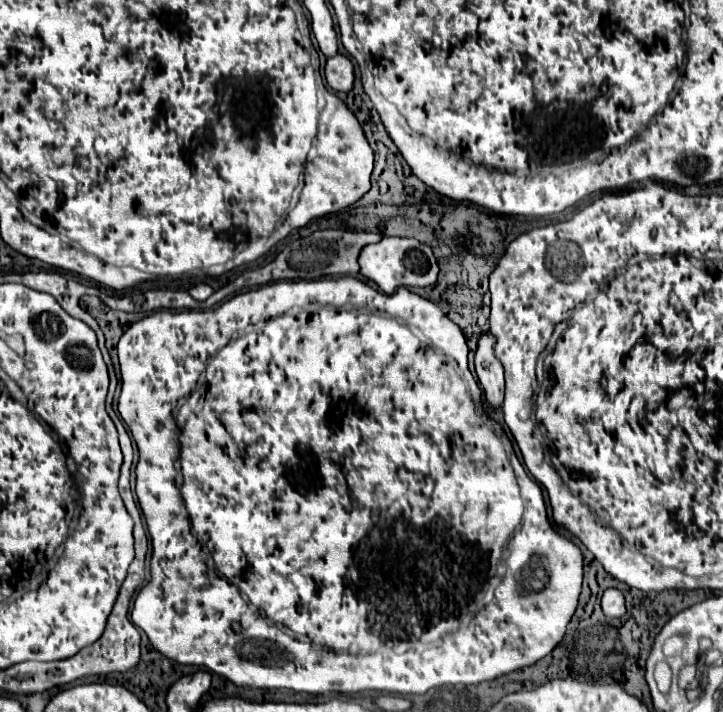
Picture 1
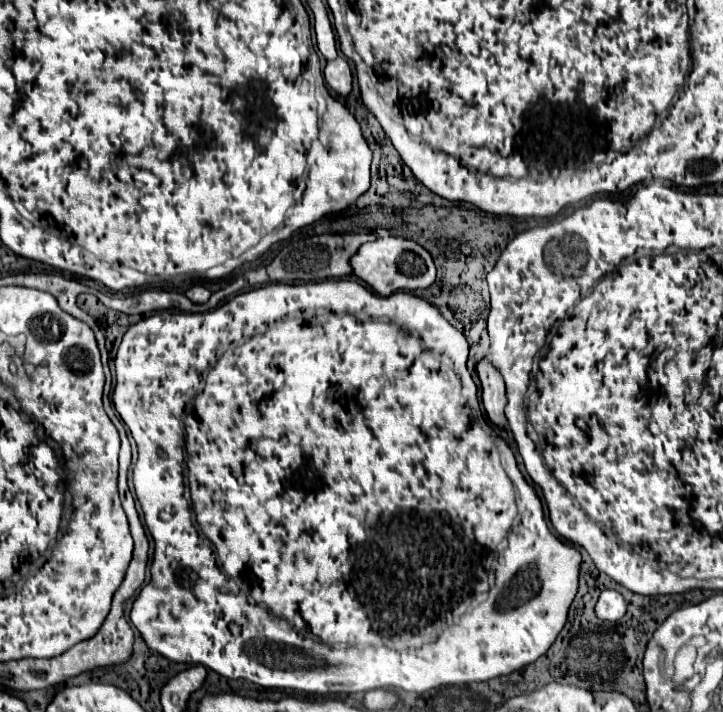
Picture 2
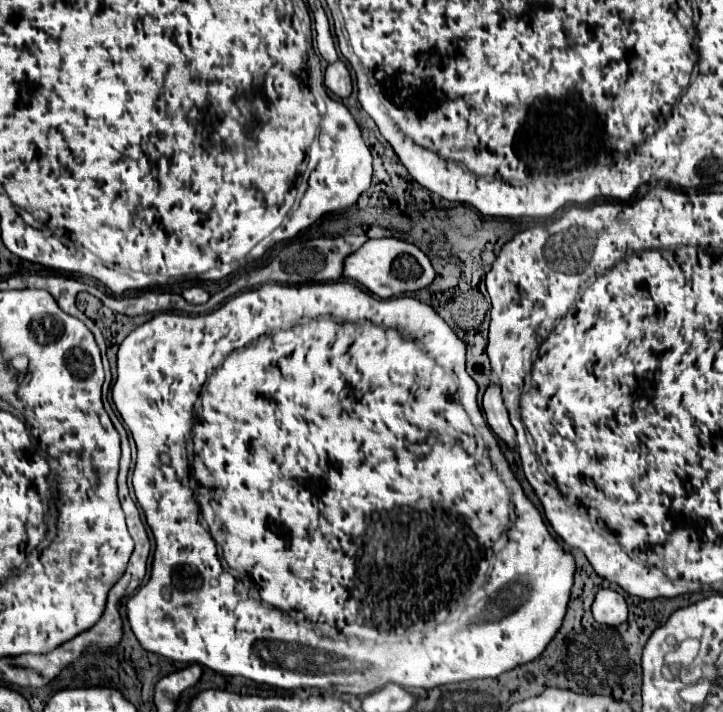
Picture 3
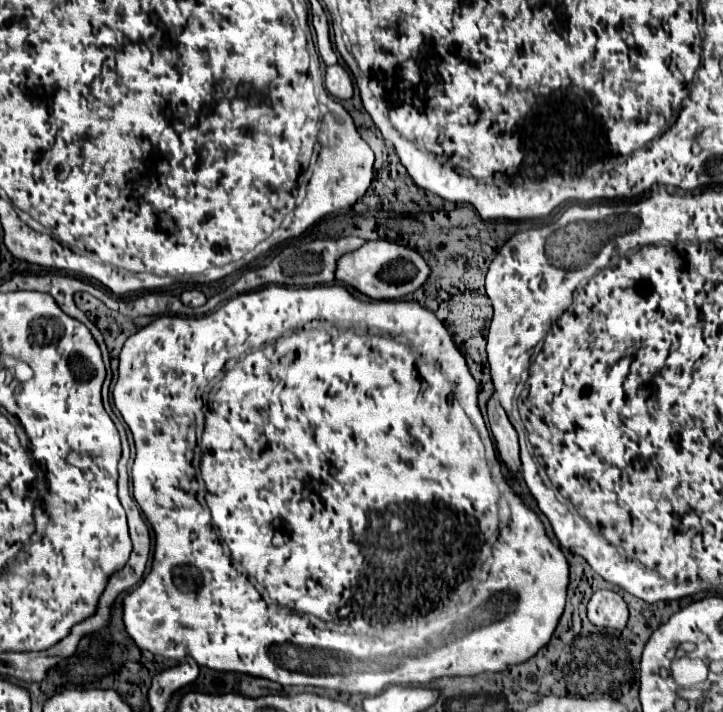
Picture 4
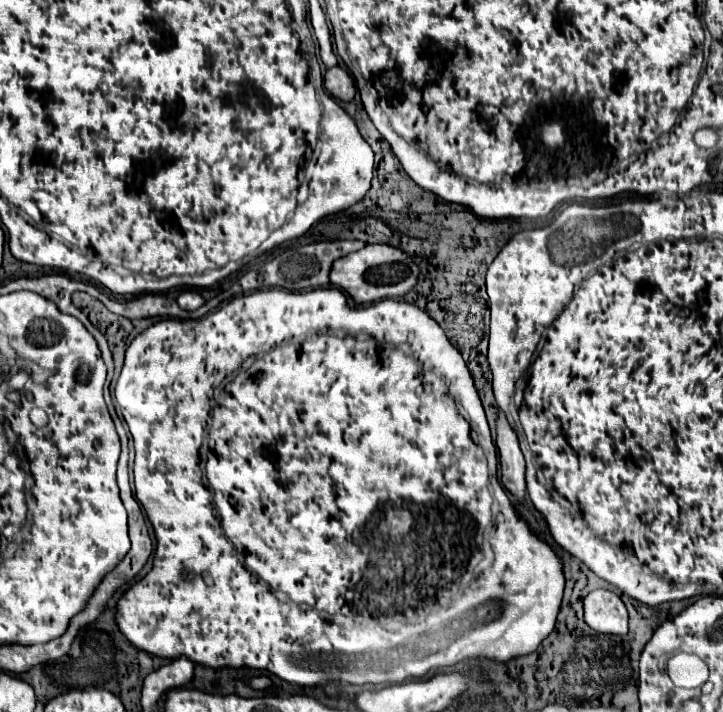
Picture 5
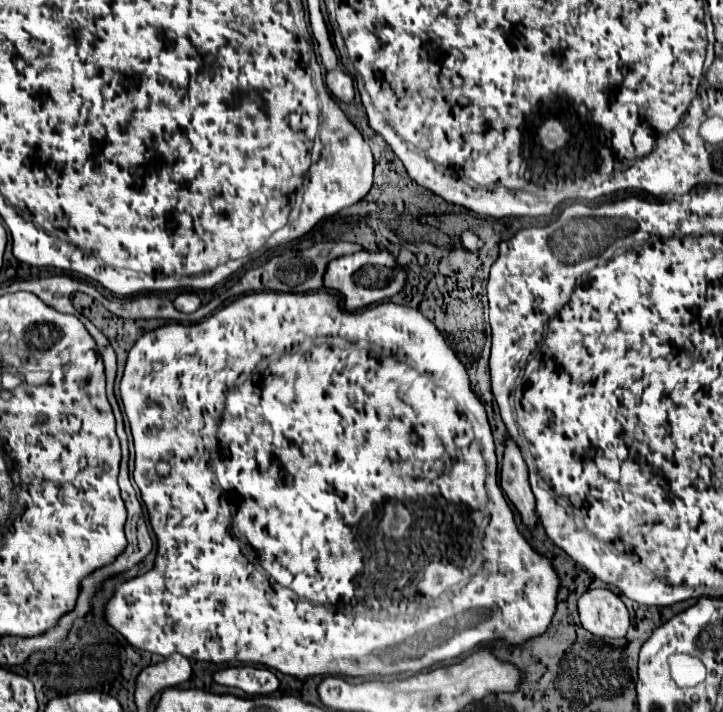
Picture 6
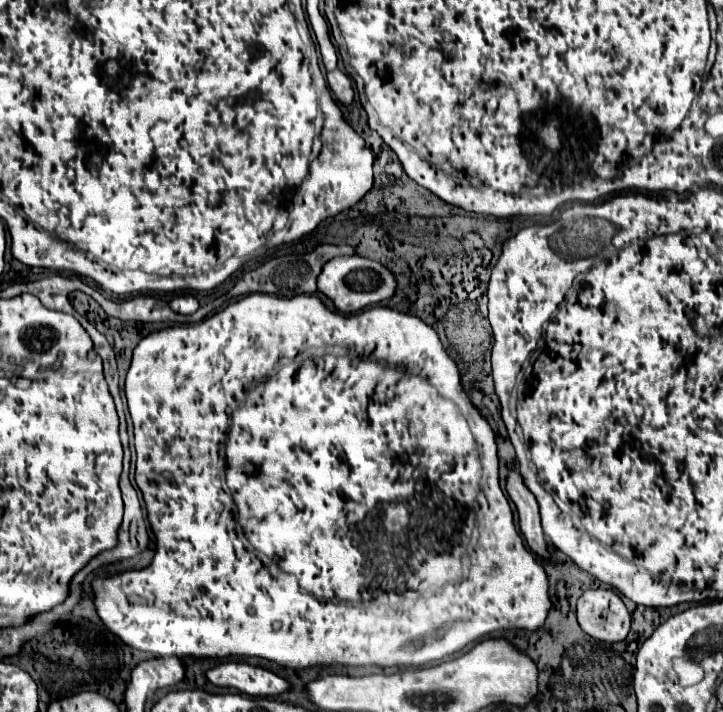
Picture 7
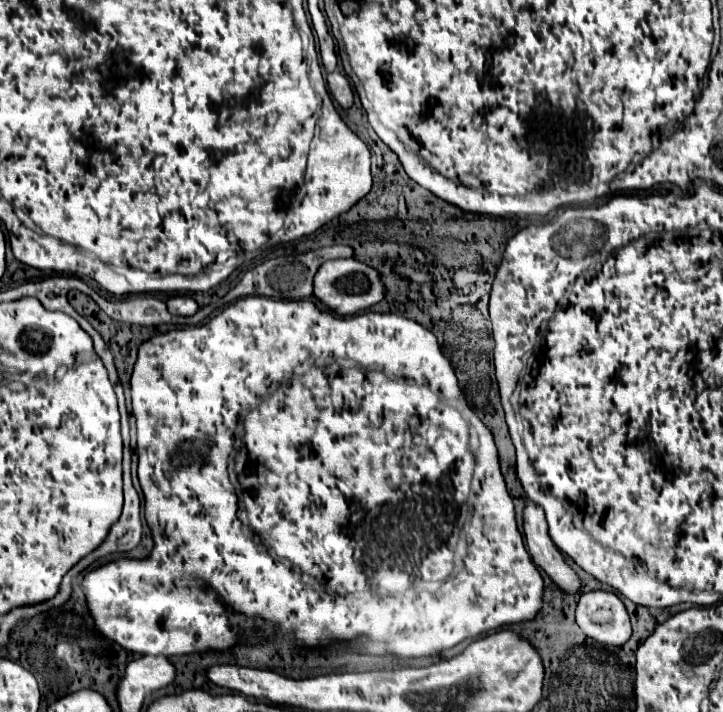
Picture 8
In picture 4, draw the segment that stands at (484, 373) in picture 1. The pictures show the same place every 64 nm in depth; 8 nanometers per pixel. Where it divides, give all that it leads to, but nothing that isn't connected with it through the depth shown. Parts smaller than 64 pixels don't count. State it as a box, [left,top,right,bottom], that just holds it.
[488,398,520,480]

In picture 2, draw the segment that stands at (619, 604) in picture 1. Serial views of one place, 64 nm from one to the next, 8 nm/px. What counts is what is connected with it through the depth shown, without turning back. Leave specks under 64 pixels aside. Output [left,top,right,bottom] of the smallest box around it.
[596,590,626,622]

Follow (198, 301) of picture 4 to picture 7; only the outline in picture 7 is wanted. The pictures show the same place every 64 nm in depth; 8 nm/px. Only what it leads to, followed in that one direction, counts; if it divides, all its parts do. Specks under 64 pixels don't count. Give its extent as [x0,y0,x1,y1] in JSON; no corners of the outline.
[170,294,198,314]

